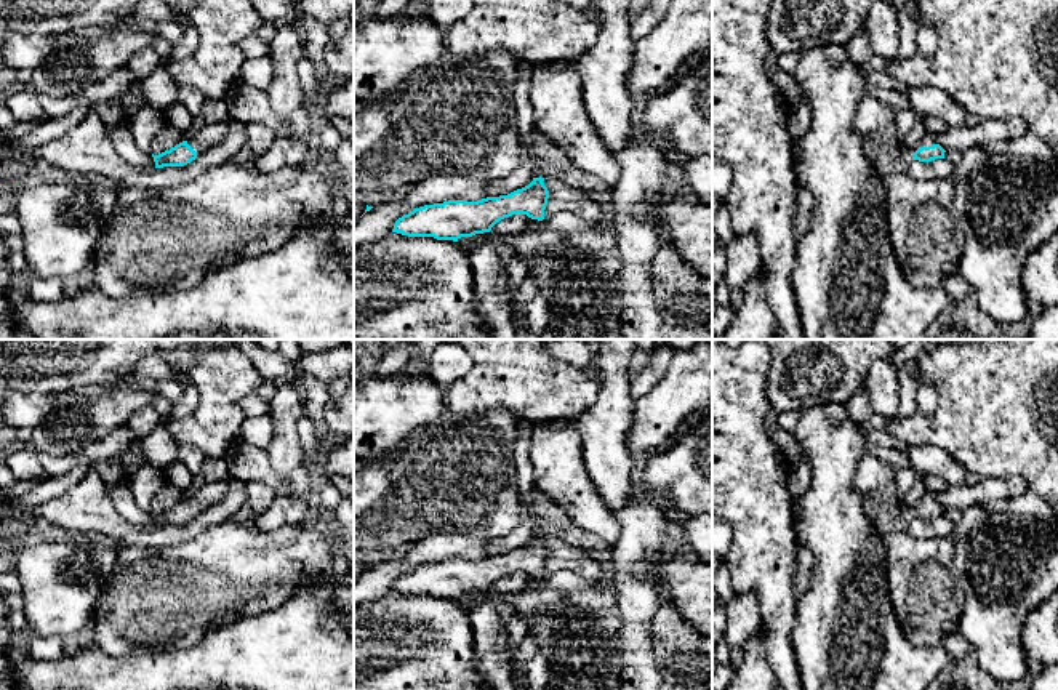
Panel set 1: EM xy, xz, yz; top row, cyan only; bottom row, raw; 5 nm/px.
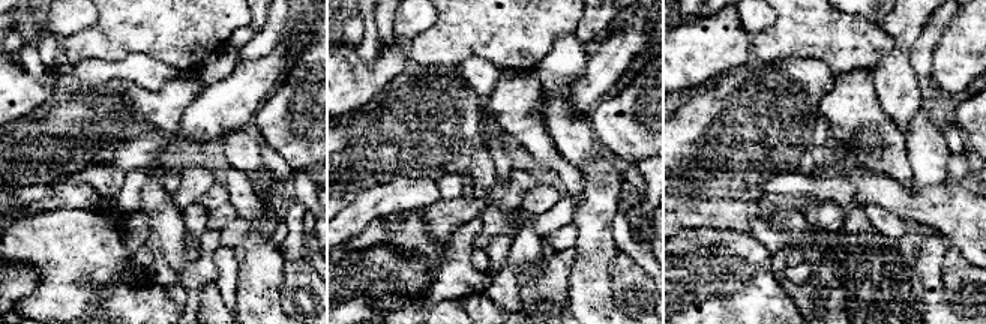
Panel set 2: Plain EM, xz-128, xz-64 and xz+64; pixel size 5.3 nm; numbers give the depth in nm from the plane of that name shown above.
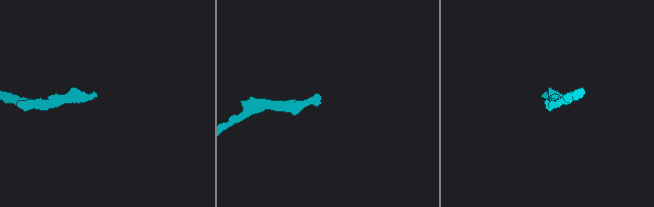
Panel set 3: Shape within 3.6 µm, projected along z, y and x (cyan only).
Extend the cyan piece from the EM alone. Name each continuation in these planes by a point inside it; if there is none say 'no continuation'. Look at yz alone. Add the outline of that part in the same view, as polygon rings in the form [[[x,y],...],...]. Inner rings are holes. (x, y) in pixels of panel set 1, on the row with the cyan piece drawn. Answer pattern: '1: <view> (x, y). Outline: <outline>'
1: yz (927, 140). Outline: [[[924,133],[924,136],[920,139],[917,139],[914,142],[912,147],[908,147],[903,154],[903,157],[908,160],[908,162],[912,162],[912,157],[914,157],[914,152],[920,147],[928,147],[928,146],[933,146],[933,144],[938,144],[938,138],[936,134],[928,134],[928,133]]]

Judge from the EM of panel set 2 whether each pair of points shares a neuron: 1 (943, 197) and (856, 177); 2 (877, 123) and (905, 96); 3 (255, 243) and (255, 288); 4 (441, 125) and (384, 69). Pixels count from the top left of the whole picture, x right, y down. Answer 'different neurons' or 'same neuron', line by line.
1: same neuron
2: different neurons
3: same neuron
4: different neurons

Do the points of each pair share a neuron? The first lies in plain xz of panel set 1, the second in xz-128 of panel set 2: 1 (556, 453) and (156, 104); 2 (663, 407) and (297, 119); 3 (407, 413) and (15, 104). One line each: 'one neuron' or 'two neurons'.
1: one neuron
2: two neurons
3: one neuron

